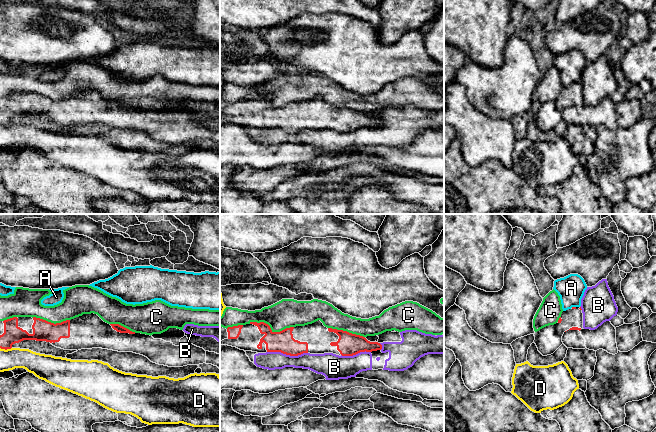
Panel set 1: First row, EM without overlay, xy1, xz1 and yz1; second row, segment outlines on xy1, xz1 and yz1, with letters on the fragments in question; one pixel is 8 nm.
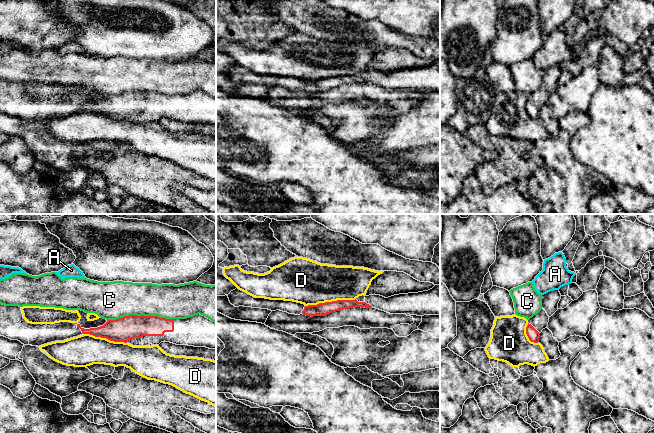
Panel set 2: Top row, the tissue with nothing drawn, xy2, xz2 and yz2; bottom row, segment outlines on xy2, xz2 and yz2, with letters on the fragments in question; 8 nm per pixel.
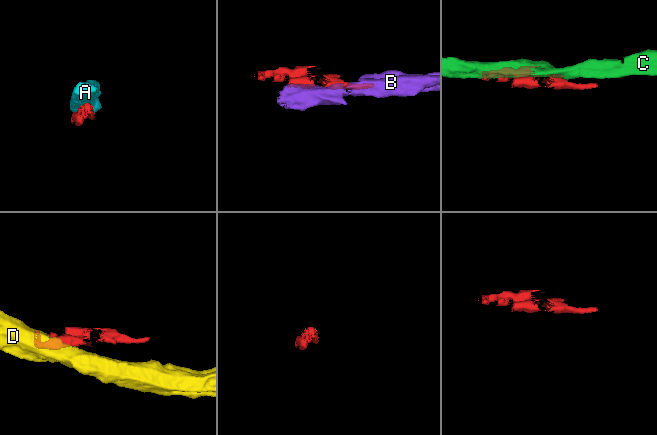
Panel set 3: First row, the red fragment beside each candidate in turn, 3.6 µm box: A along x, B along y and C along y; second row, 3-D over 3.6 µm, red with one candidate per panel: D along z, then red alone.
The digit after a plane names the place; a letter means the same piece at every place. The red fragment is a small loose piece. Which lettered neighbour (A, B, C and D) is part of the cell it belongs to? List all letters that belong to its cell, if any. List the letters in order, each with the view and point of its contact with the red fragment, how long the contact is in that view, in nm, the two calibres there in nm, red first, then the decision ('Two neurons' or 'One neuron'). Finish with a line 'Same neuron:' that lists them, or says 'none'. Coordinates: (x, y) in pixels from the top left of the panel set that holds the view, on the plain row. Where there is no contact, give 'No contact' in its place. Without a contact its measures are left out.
A: Touches red at yz1 (573, 83). Shared border 40 nm. Thickness 20 nm (red) against 220 nm. Two neurons
B: Touches red at xz1 (287, 130). Shared border 320 nm. Thickness 170 nm (red) against 140 nm. Two neurons
C: Touches red at xy2 (141, 91). Shared border 550 nm. Thickness 190 nm (red) against 300 nm. Two neurons
D: Touches red at xz2 (330, 78). Shared border 420 nm. Thickness 110 nm (red) against 360 nm. Two neurons
Same neuron: none

